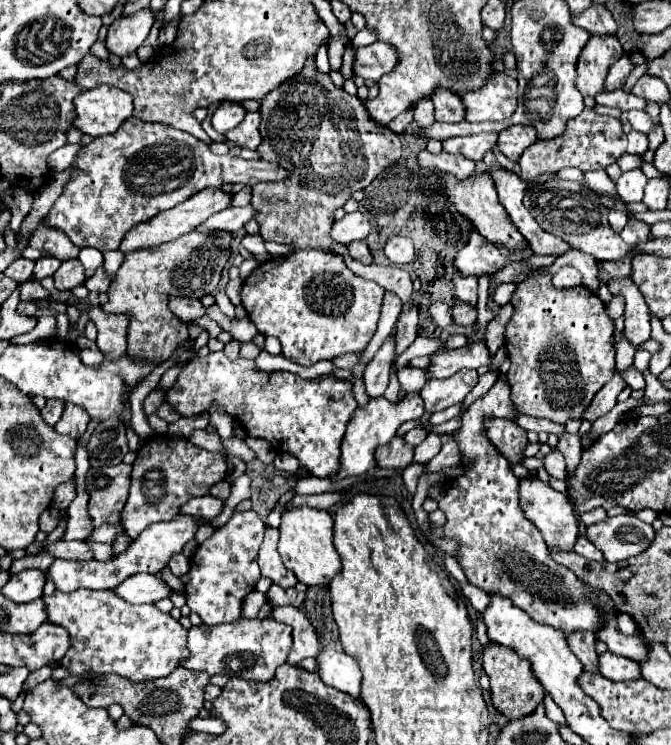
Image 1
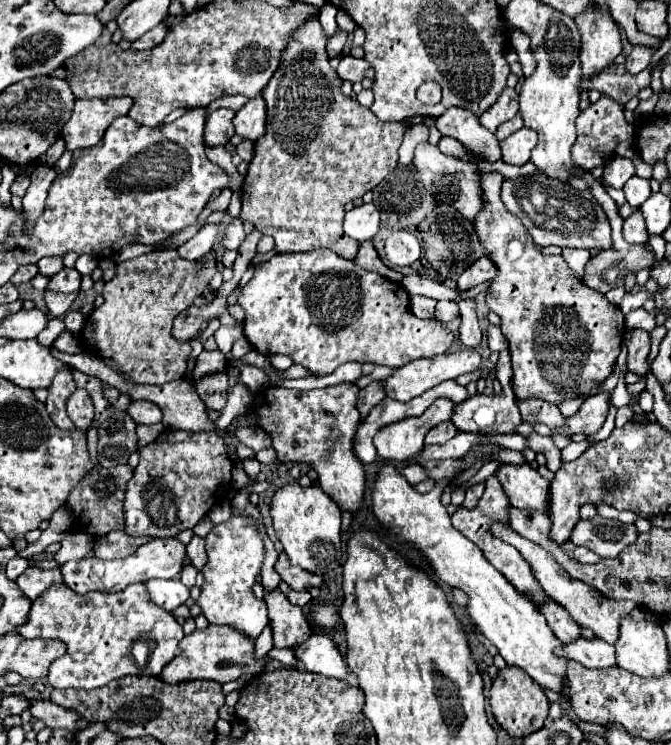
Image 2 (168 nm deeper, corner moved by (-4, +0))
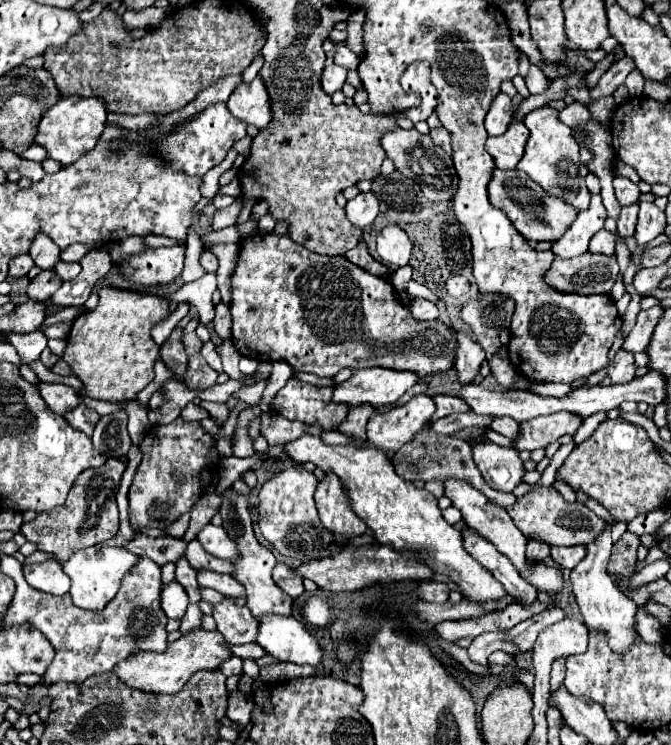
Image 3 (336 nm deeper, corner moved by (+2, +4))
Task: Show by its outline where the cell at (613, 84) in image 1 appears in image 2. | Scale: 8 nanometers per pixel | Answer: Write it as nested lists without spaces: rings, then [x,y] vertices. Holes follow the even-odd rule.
[[[602,95],[586,111],[582,111],[580,119],[576,119],[576,127],[578,139],[572,147],[572,161],[584,169],[594,169],[598,165],[608,163],[616,155],[616,145],[622,141],[630,141],[634,137],[634,127],[624,119],[624,107],[608,95]]]

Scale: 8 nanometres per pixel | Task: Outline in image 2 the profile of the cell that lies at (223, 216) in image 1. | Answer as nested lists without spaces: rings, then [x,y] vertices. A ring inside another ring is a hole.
[[[206,223],[190,241],[186,241],[182,247],[178,247],[178,253],[186,259],[198,259],[204,253],[208,253],[210,247],[214,247],[218,237],[220,237],[220,225]]]

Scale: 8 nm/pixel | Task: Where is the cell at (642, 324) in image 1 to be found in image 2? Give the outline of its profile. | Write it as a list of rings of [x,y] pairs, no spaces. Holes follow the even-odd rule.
[[[626,329],[624,343],[628,347],[628,369],[646,375],[648,373],[648,353],[650,353],[650,333],[644,329]]]

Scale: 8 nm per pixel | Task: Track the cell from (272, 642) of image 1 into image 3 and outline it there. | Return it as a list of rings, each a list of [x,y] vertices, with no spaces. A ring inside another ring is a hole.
[[[198,629],[190,635],[182,635],[174,643],[168,643],[168,649],[164,653],[140,653],[132,655],[130,659],[124,659],[122,663],[118,663],[118,667],[114,667],[114,675],[118,675],[122,683],[126,683],[126,687],[134,687],[138,691],[152,691],[160,695],[174,695],[196,671],[218,669],[218,665],[230,655],[232,653],[226,649],[222,633]]]

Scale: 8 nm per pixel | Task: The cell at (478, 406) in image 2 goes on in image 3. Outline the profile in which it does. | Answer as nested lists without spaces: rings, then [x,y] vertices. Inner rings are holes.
[[[436,395],[434,397],[434,403],[436,403],[436,411],[434,415],[430,417],[430,423],[434,423],[434,419],[442,419],[450,413],[460,413],[460,411],[470,411],[470,407],[458,399],[458,397],[450,397],[450,395]]]

